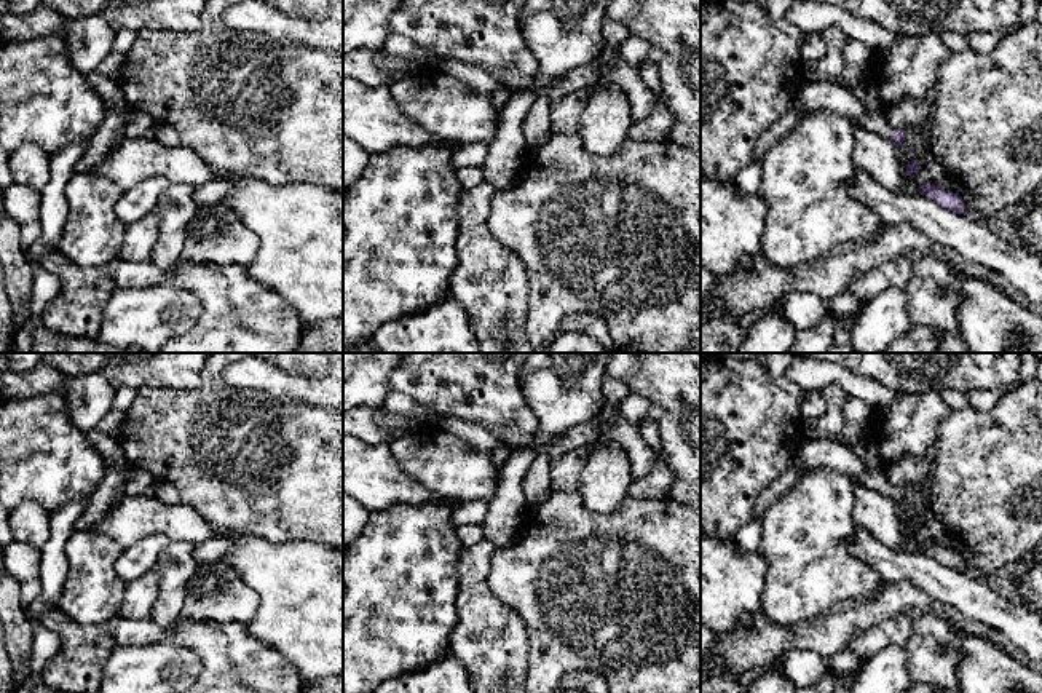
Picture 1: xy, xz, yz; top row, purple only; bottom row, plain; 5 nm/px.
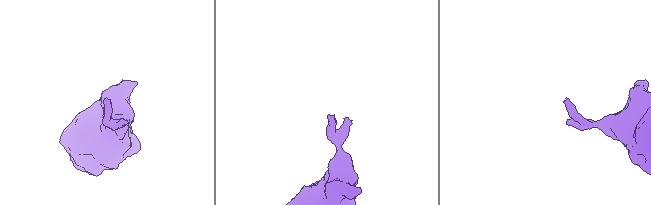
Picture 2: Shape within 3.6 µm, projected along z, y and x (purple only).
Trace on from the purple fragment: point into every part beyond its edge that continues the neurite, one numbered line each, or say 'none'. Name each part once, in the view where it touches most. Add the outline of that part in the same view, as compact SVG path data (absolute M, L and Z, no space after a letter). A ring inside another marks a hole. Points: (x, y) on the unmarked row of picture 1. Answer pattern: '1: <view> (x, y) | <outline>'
1: yz (878, 481) | M865 466L863 476L854 482L855 485L870 487L886 497L890 497L897 487L887 479L887 471L871 471Z

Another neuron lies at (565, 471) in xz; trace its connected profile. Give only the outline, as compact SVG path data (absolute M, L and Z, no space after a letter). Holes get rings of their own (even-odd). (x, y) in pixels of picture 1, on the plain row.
M605 398L602 412L595 420L600 423L600 431L594 441L551 463L549 473L554 490L578 492L584 461L592 447L600 442L616 442L622 447L630 463L632 477L641 477L653 469L654 453L641 439L637 423L621 415L619 402Z

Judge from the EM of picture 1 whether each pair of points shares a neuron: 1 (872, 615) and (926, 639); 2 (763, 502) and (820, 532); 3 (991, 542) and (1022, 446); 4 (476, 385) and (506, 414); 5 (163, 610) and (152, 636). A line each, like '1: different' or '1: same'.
1: different
2: different
3: same
4: same
5: different

